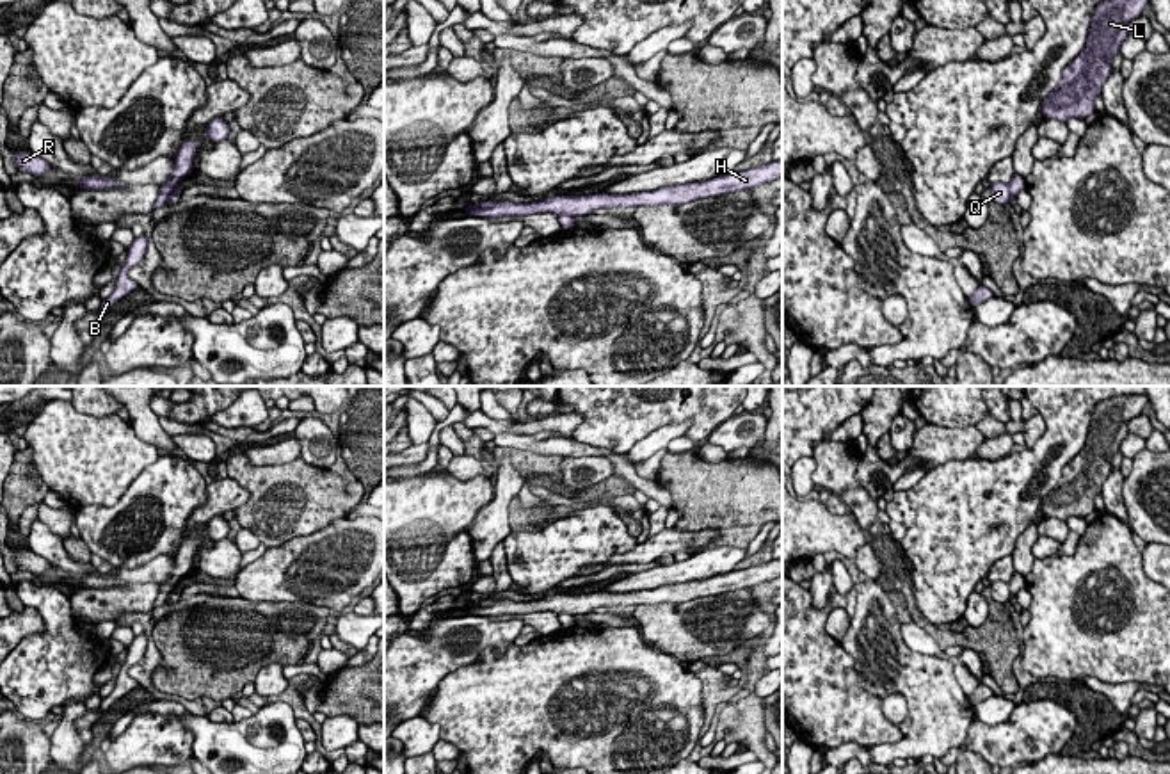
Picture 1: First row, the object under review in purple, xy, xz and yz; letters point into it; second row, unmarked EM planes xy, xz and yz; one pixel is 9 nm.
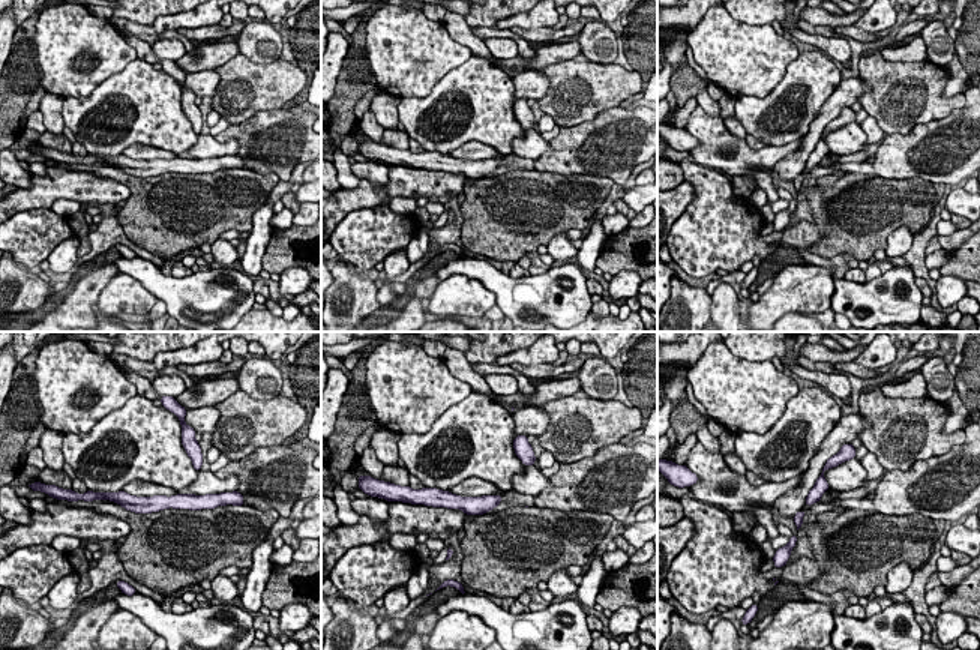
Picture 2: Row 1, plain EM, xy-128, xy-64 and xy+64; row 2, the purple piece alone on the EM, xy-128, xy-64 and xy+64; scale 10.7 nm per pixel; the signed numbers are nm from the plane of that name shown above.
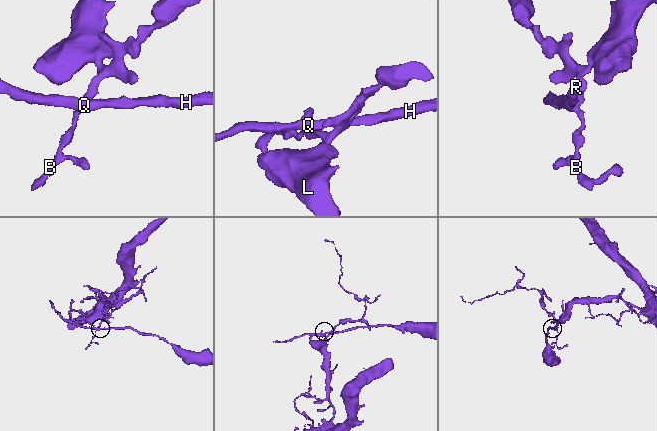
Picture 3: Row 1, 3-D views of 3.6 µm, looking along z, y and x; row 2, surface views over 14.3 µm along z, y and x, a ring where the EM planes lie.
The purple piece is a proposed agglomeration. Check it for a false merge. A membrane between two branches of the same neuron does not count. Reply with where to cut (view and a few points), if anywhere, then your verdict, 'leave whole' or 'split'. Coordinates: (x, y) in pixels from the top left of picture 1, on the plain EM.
cut yz (1009, 584), (1010, 600); split

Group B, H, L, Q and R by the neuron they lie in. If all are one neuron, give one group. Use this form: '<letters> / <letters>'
B L / H Q R

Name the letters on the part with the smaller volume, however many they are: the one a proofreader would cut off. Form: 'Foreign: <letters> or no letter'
Foreign: H, Q, R

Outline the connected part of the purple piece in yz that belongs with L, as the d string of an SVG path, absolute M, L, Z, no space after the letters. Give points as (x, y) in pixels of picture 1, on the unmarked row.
M1143 393L1118 395L1095 404L1085 447L1065 464L1056 488L1042 500L1046 518L1067 521L1095 511L1095 496L1111 473L1111 461L1129 432L1127 423L1142 415L1147 402Z

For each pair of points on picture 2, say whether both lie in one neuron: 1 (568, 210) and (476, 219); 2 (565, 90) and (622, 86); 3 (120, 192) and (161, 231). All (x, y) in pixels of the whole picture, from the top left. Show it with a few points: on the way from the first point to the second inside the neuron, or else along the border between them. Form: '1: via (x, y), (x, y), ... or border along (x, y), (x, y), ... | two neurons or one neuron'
1: via (545, 210), (520, 210), (499, 219) | one neuron
2: via (578, 90), (608, 86) | one neuron
3: border along (101, 176), (122, 182), (131, 195) | two neurons

